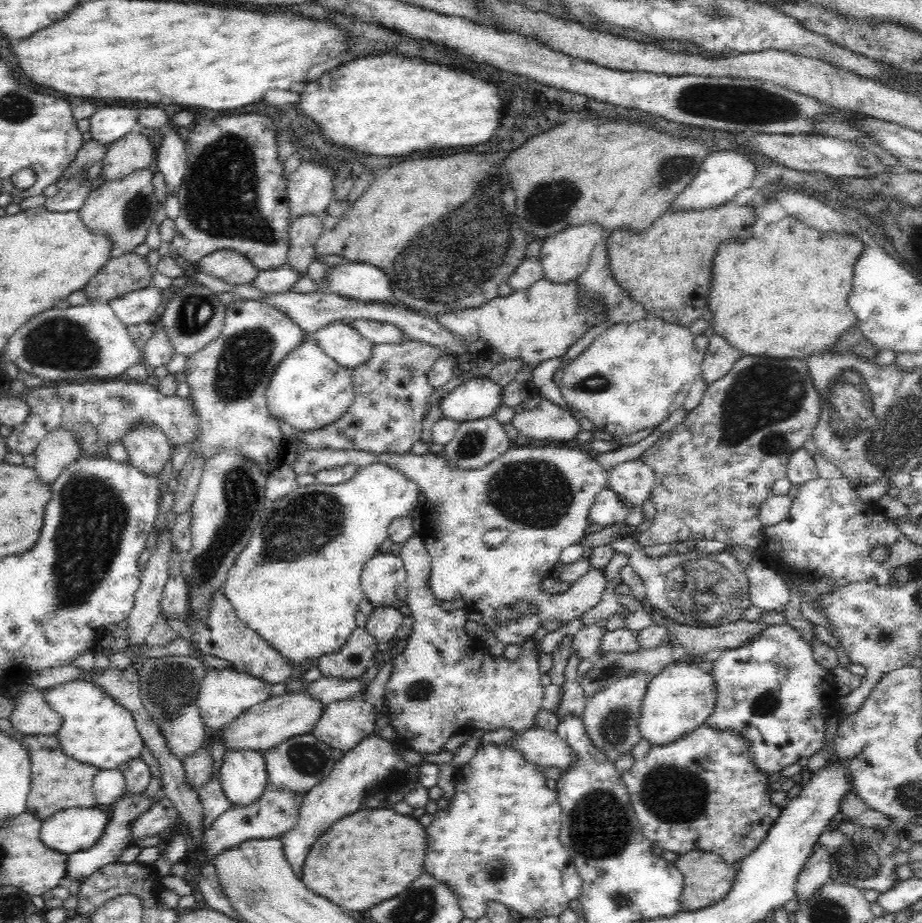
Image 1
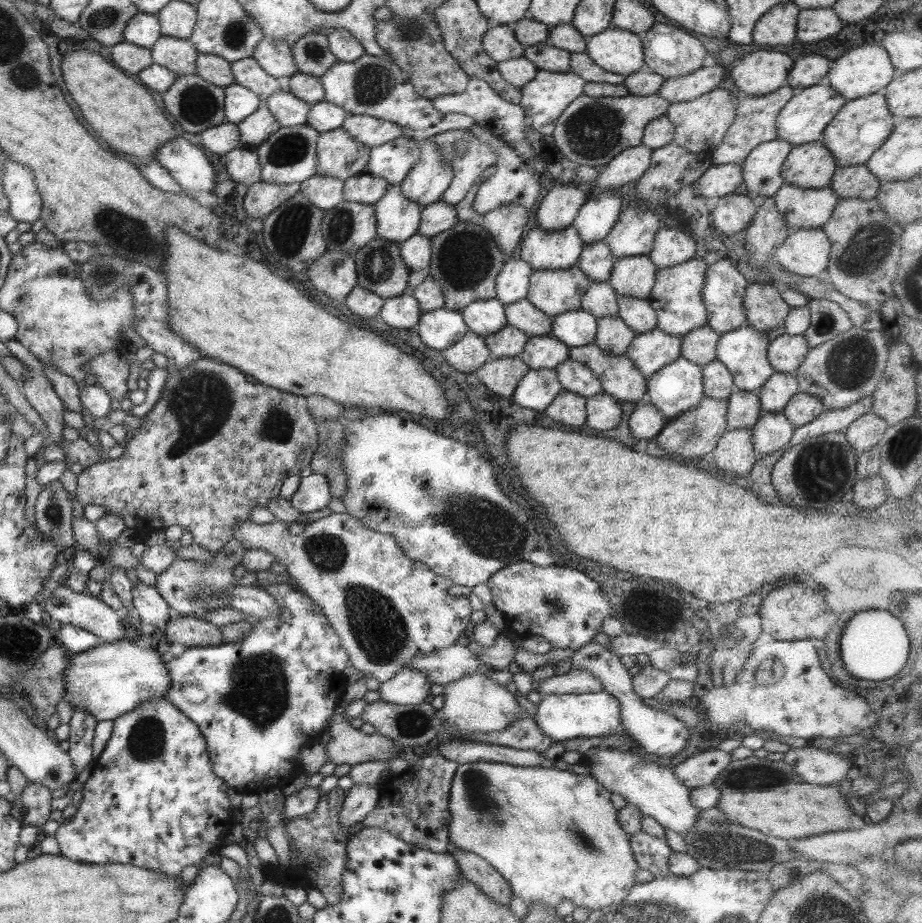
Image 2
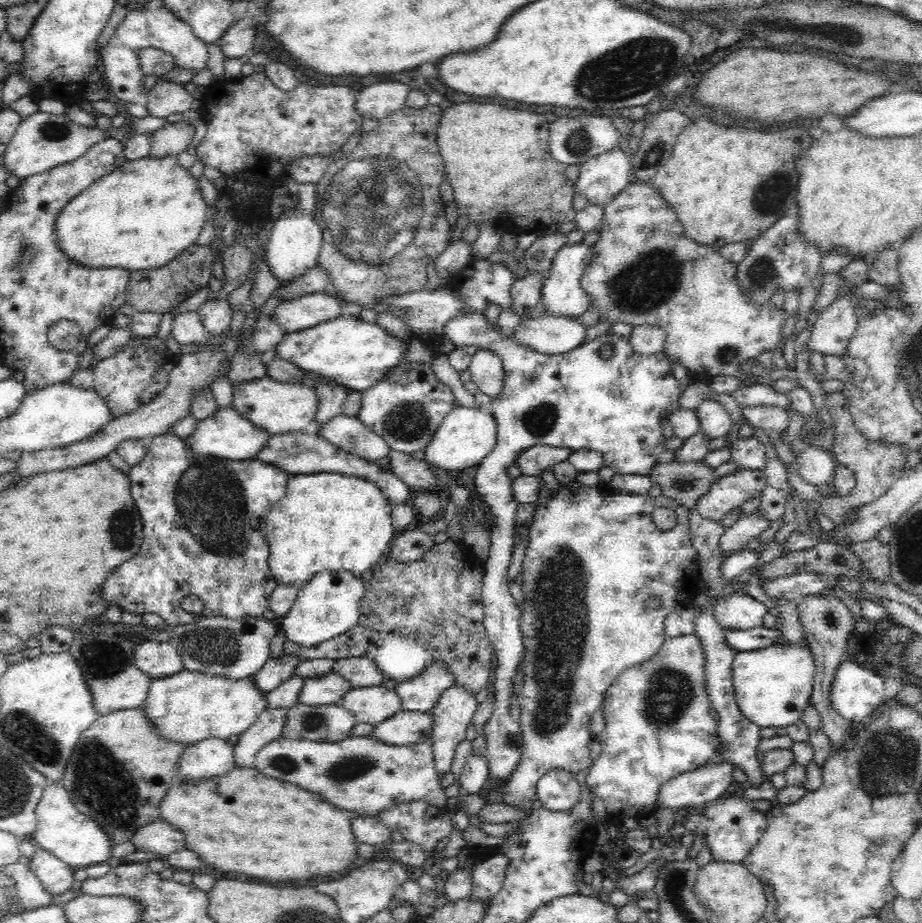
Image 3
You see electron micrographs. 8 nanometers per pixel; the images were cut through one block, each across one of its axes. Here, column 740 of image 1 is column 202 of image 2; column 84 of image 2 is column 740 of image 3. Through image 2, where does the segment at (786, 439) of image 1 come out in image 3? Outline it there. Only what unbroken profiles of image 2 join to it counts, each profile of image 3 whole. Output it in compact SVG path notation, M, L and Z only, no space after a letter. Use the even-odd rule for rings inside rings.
M737 468L733 473L723 475L714 480L714 484L710 486L711 490L697 501L695 505L696 510L704 518L716 521L722 520L724 515L728 515L746 501L760 497L763 494L764 488L768 486L766 479L767 476L764 474L764 471Z

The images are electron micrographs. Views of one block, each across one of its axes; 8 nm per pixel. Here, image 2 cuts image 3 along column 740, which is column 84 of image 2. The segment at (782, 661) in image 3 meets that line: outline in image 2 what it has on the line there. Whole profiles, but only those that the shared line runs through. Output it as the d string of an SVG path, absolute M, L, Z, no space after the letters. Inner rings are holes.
M133 641L100 643L80 653L67 653L64 666L64 700L73 710L88 712L97 722L113 720L132 711L140 702L151 697L165 697L169 677L161 655L152 648L141 649Z

